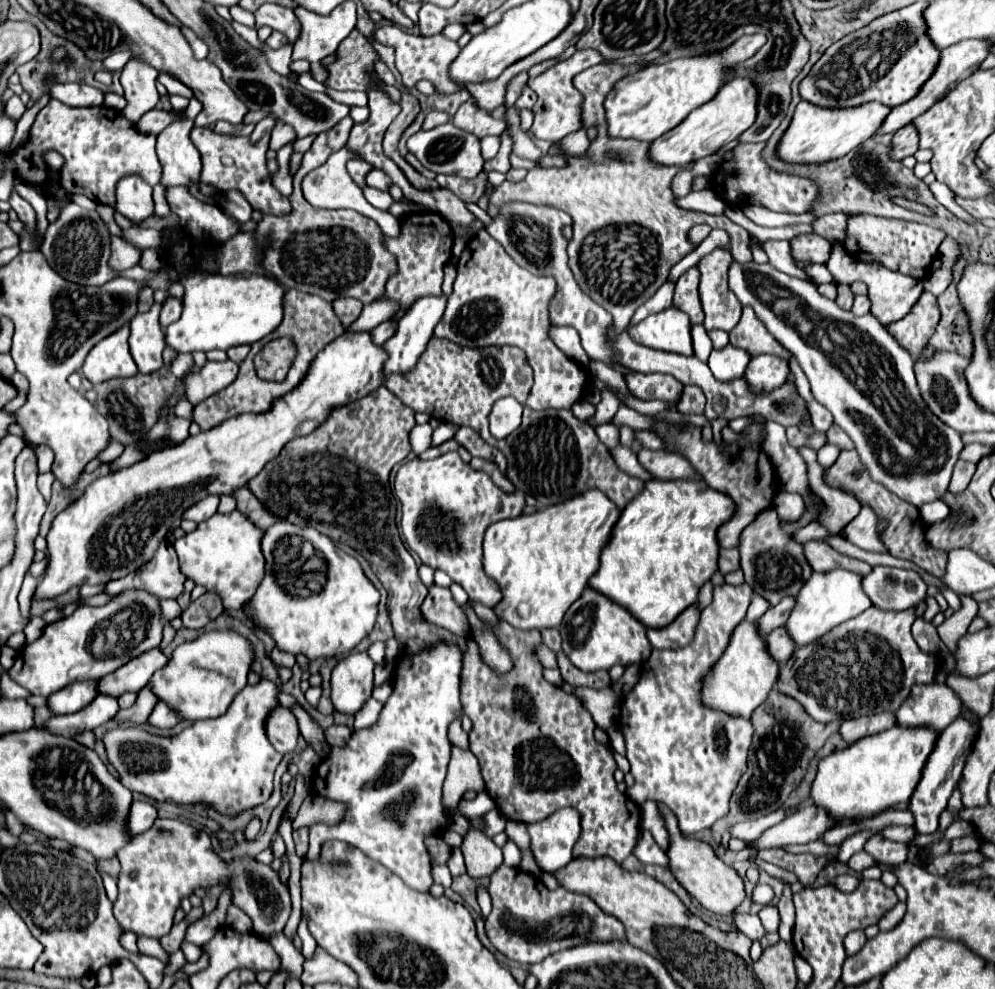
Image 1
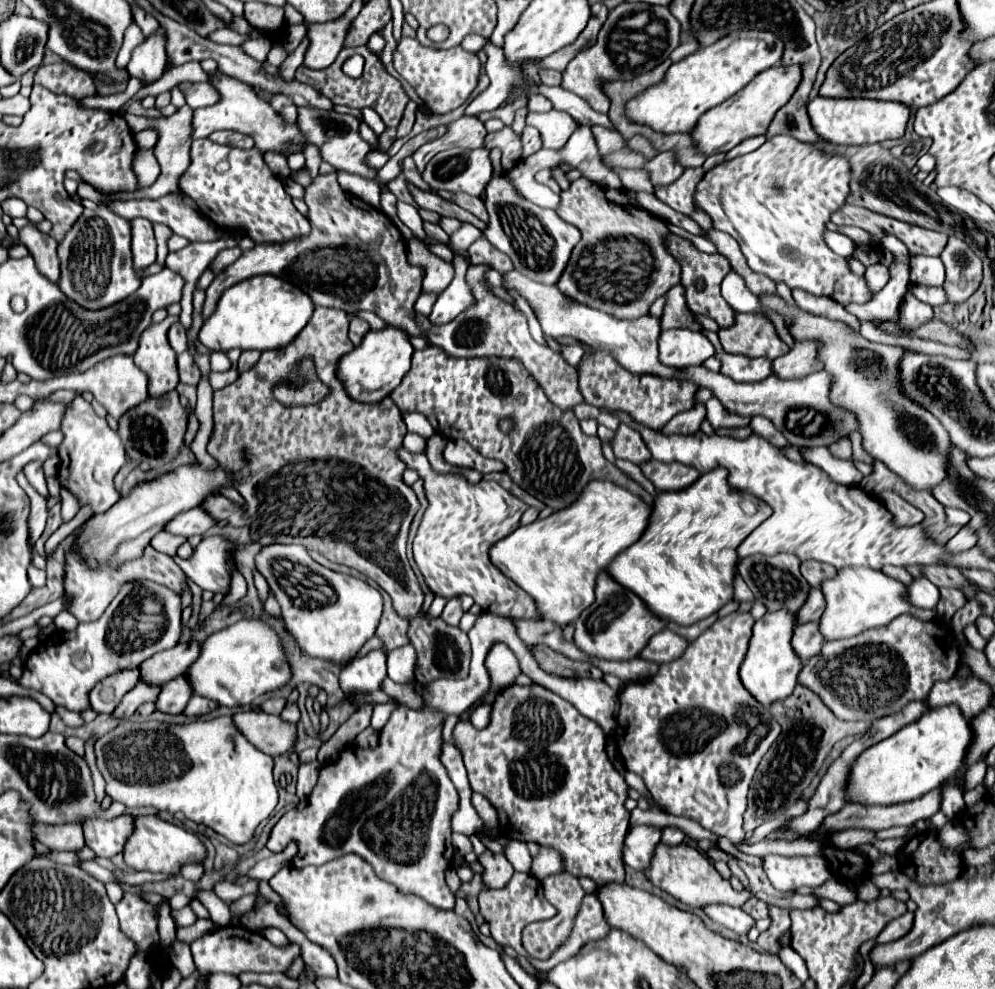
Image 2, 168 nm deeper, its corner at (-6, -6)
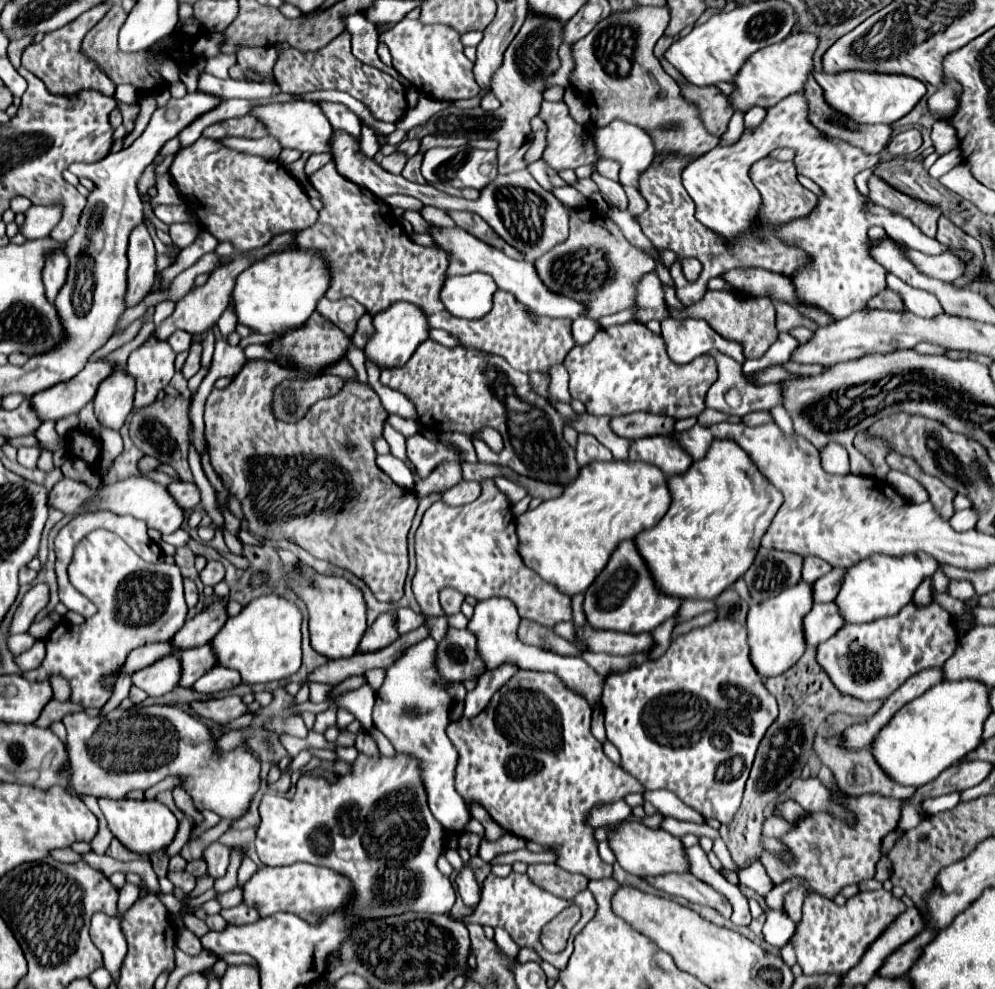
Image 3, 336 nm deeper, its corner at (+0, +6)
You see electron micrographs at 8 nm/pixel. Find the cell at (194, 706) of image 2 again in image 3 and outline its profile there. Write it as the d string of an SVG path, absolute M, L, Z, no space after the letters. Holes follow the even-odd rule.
M216 666L208 670L192 688L202 694L216 694L220 690L232 690L238 684L240 684L240 674L236 670Z

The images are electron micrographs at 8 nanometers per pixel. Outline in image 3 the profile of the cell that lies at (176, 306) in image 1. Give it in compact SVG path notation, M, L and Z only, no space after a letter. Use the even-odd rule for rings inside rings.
M174 332L174 334L168 338L168 344L172 346L174 352L182 352L182 350L186 350L186 348L190 346L190 338L192 338L192 336L188 336L188 332Z

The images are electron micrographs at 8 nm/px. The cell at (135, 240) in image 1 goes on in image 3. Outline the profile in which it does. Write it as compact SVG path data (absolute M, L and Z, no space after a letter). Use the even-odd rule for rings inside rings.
M184 222L184 224L172 224L170 226L170 238L172 238L172 242L174 242L174 246L178 246L178 248L186 248L188 244L192 244L194 240L196 240L196 234L198 234L198 226L196 224L188 224L188 222Z

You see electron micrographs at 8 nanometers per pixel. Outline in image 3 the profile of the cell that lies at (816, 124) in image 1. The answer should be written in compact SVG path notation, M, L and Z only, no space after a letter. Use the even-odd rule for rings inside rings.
M814 72L814 78L824 92L826 104L836 108L836 112L842 112L844 116L856 120L856 124L892 126L902 116L906 116L926 94L926 86L920 80L914 80L910 76L868 74L868 72L840 72L840 74Z

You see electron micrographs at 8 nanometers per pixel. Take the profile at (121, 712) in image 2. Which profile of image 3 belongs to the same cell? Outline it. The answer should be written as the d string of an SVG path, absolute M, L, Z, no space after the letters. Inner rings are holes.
M168 654L156 660L156 664L138 670L132 676L132 684L142 688L152 698L164 696L170 690L174 690L178 680L180 680L180 656L176 654Z

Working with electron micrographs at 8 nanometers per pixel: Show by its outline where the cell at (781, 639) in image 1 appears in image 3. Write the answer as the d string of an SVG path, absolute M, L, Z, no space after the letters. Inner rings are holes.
M834 602L814 604L808 616L804 616L804 638L808 646L818 646L836 634L836 628L844 624Z

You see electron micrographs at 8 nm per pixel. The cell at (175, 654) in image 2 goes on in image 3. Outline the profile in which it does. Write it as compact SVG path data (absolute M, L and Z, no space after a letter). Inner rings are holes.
M226 600L202 610L196 618L186 620L186 624L180 628L180 632L176 632L176 636L172 636L170 644L176 650L188 650L188 648L196 648L200 644L206 644L212 640L212 636L216 636L216 632L224 626L226 622Z

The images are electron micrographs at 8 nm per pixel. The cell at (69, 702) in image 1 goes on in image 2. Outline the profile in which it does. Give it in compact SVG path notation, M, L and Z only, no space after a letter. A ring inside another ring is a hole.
M140 668L122 670L100 680L90 692L92 710L102 714L112 714L116 706L122 702L124 694L130 692L138 682L140 682Z

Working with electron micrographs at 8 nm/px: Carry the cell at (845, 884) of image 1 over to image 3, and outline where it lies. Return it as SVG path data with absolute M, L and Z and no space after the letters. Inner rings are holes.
M784 880L784 884L778 884L774 886L772 892L766 894L766 904L770 910L780 910L784 906L784 896L792 890L792 888L798 888L800 884L804 884L804 880Z

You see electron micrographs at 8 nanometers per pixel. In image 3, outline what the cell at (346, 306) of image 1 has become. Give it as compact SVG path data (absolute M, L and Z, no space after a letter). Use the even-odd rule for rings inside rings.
M364 314L364 316L358 320L356 332L354 332L354 336L352 336L354 346L356 346L356 348L364 348L364 344L366 344L366 340L368 340L368 336L372 334L372 330L374 330L374 326L372 326L372 316Z

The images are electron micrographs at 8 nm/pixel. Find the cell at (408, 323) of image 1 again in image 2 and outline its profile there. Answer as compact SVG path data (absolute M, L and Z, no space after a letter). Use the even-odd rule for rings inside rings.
M454 256L454 268L456 268L456 276L450 282L450 286L438 296L434 310L430 314L430 322L446 324L454 320L458 314L462 314L464 310L468 310L470 306L474 306L476 302L472 296L472 288L464 280L468 270L468 264L464 262L464 258Z

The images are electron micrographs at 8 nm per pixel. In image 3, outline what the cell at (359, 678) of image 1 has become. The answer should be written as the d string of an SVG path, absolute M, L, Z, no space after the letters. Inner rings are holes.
M380 614L376 618L376 622L366 630L366 634L362 636L360 644L358 644L358 652L376 652L378 648L386 648L388 644L392 644L398 638L398 630L394 624L394 616L392 614Z

